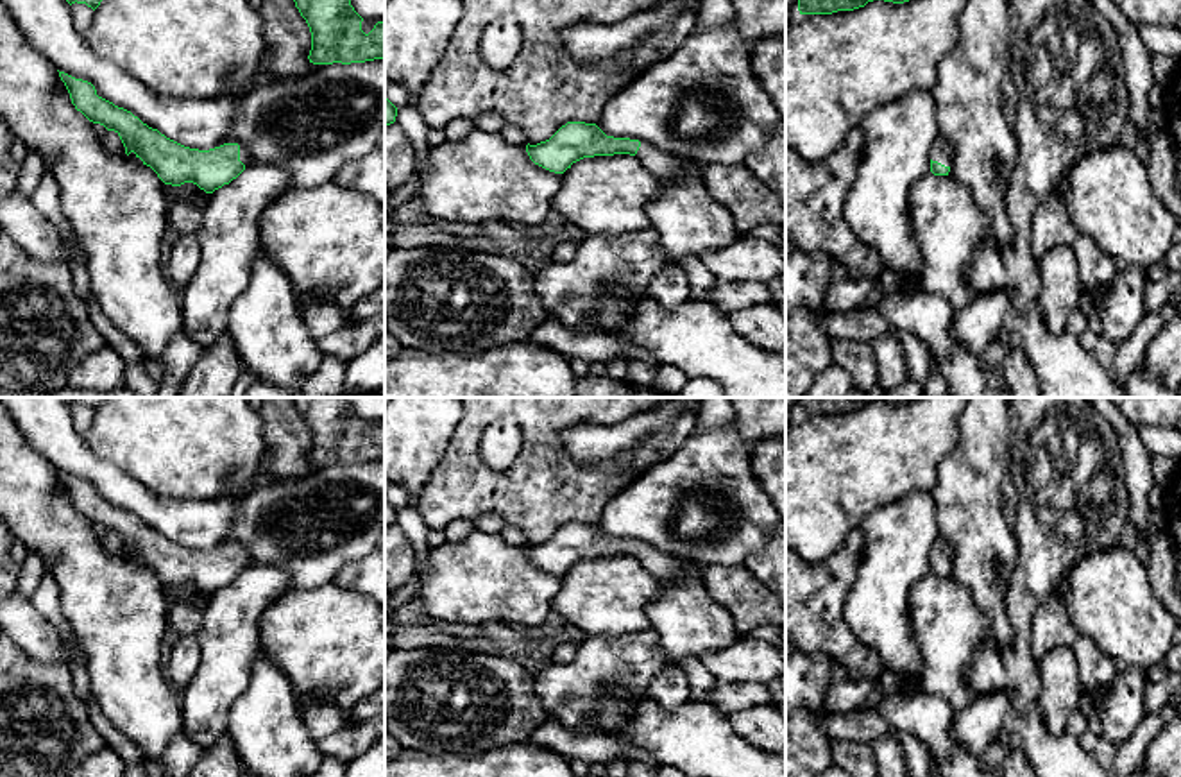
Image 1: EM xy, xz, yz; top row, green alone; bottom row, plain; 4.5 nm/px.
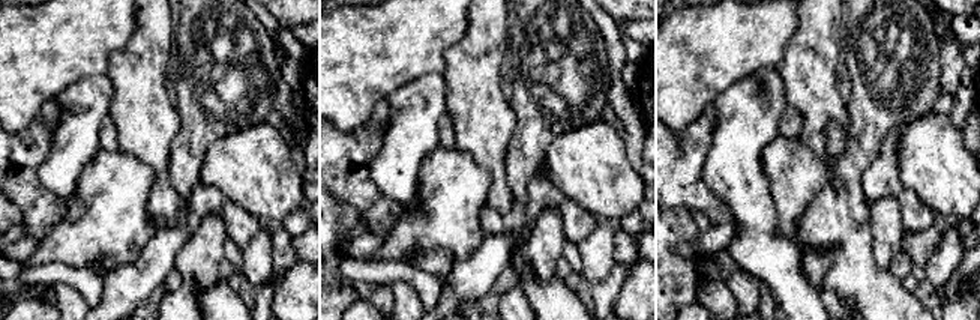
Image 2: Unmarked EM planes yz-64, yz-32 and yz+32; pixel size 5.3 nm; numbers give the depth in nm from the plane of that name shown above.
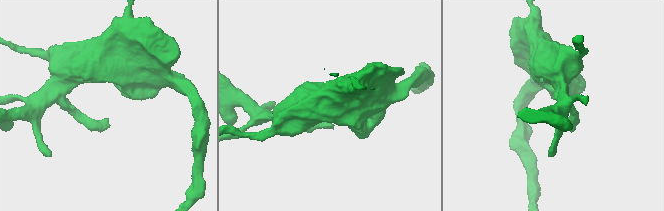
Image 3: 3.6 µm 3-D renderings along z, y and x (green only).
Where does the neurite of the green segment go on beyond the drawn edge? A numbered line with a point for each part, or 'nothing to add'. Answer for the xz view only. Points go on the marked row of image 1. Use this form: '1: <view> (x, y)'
1: xz (664, 167)

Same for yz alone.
1: yz (942, 151)

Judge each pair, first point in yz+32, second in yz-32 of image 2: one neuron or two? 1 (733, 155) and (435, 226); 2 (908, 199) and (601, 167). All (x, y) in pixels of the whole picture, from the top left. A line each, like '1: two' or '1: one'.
1: two
2: two

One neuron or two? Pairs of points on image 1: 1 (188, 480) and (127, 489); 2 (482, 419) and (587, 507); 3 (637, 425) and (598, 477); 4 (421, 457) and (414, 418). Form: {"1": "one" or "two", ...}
{"1": "two", "2": "one", "3": "two", "4": "one"}

